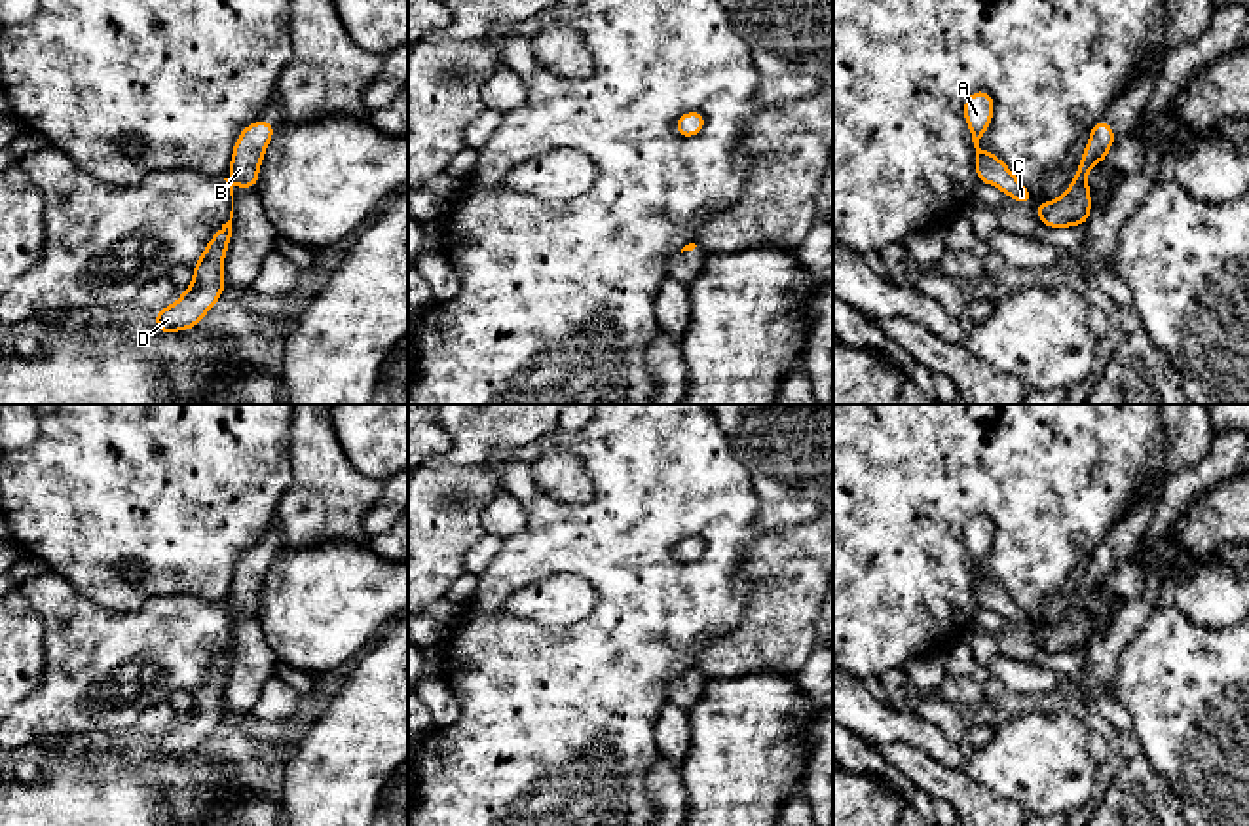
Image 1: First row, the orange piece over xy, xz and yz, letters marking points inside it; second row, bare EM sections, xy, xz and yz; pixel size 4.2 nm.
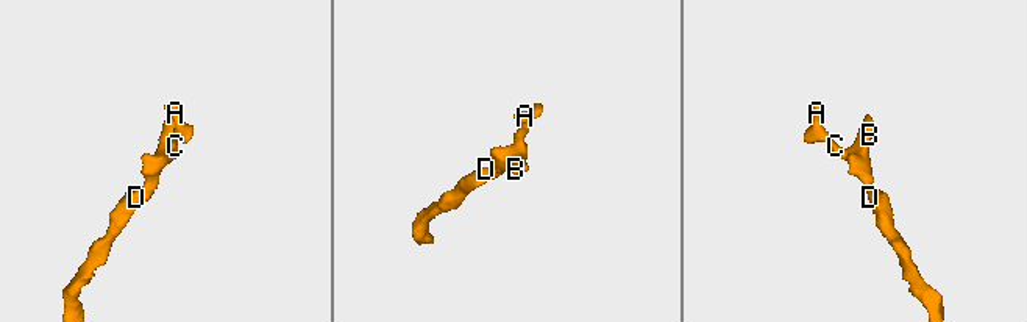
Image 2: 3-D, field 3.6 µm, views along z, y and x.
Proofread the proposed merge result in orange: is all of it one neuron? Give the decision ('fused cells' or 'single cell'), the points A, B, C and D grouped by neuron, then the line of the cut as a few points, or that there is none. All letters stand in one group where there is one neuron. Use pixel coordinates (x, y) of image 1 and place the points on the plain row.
single cell; A B C D; no cut

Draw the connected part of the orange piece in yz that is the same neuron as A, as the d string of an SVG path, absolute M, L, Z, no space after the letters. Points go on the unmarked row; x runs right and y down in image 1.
M974 516L964 526L964 543L976 573L976 602L979 608L1000 613L1012 625L1031 630L1031 617L1012 600L1004 587L979 573L979 564L991 551L995 526L989 516Z

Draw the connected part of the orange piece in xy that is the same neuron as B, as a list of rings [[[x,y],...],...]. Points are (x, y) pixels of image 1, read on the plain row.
[[[256,545],[237,562],[230,587],[230,600],[233,604],[224,604],[232,621],[230,646],[222,649],[222,653],[207,668],[199,687],[192,691],[194,708],[186,714],[186,718],[173,731],[154,739],[154,748],[158,750],[159,758],[171,760],[199,750],[201,742],[214,731],[218,723],[222,723],[222,714],[226,710],[222,691],[232,663],[233,611],[258,611],[258,594],[275,554],[277,551]]]

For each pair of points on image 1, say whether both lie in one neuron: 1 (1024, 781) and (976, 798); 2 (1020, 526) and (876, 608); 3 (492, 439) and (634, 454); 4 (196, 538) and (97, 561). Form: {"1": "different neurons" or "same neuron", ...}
{"1": "different neurons", "2": "same neuron", "3": "different neurons", "4": "same neuron"}

